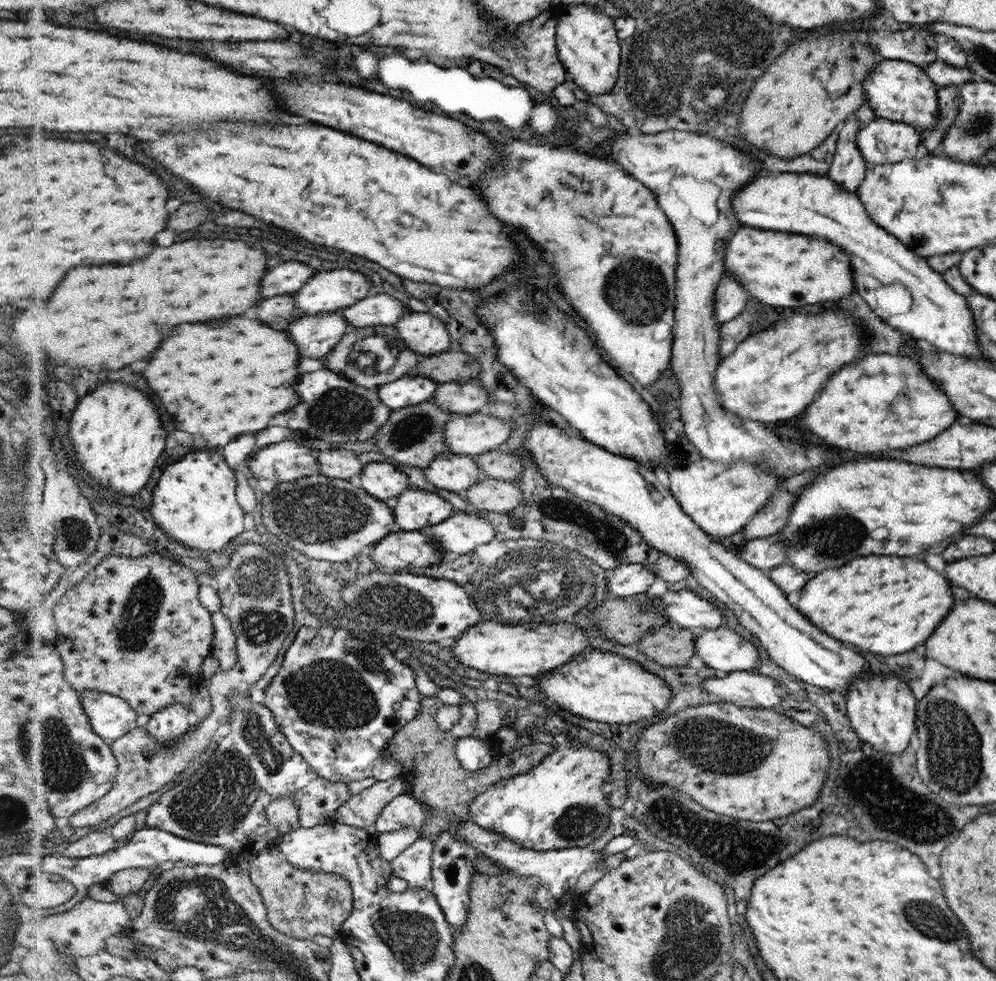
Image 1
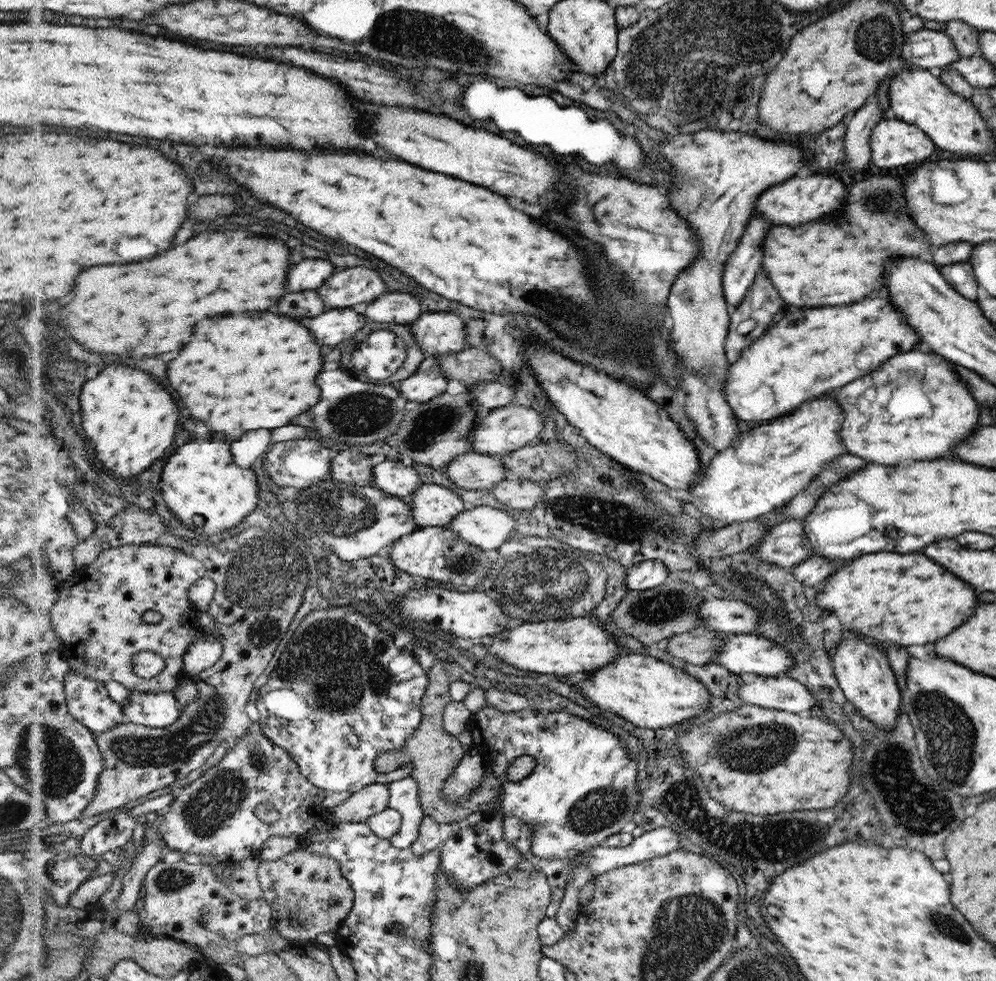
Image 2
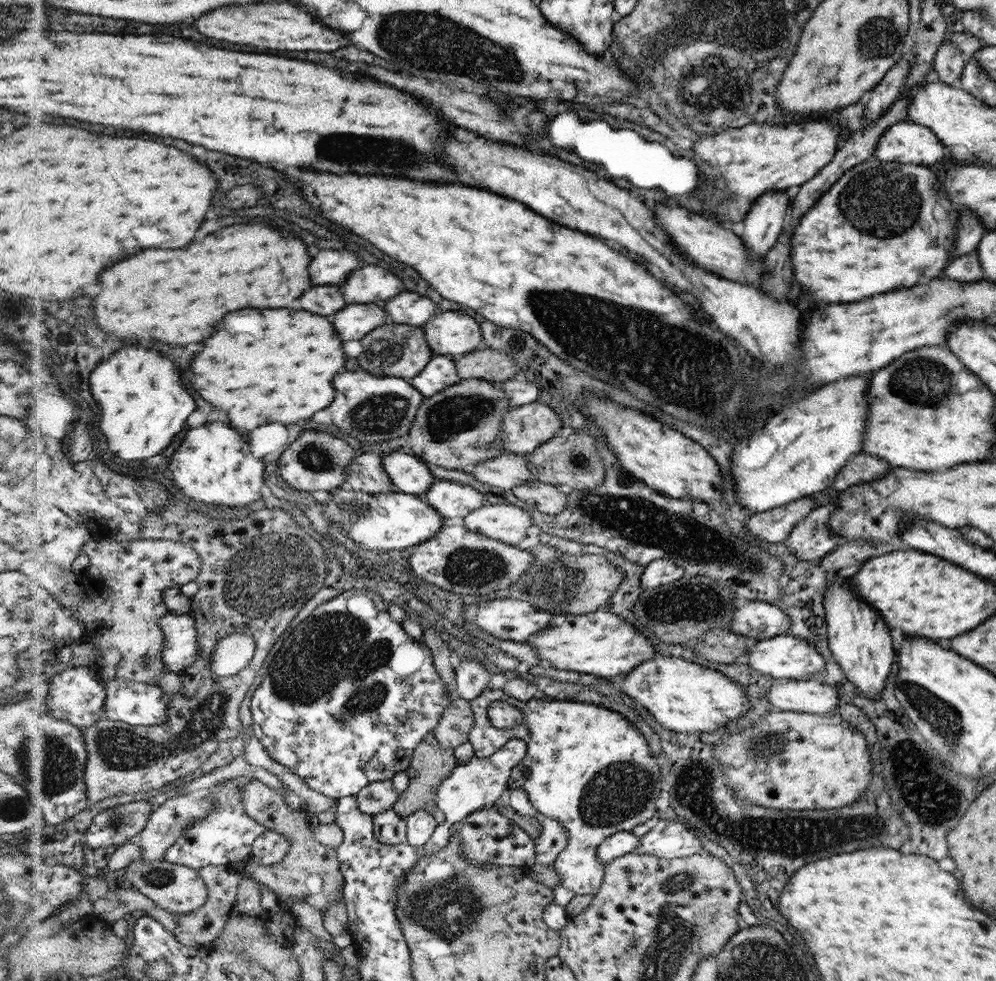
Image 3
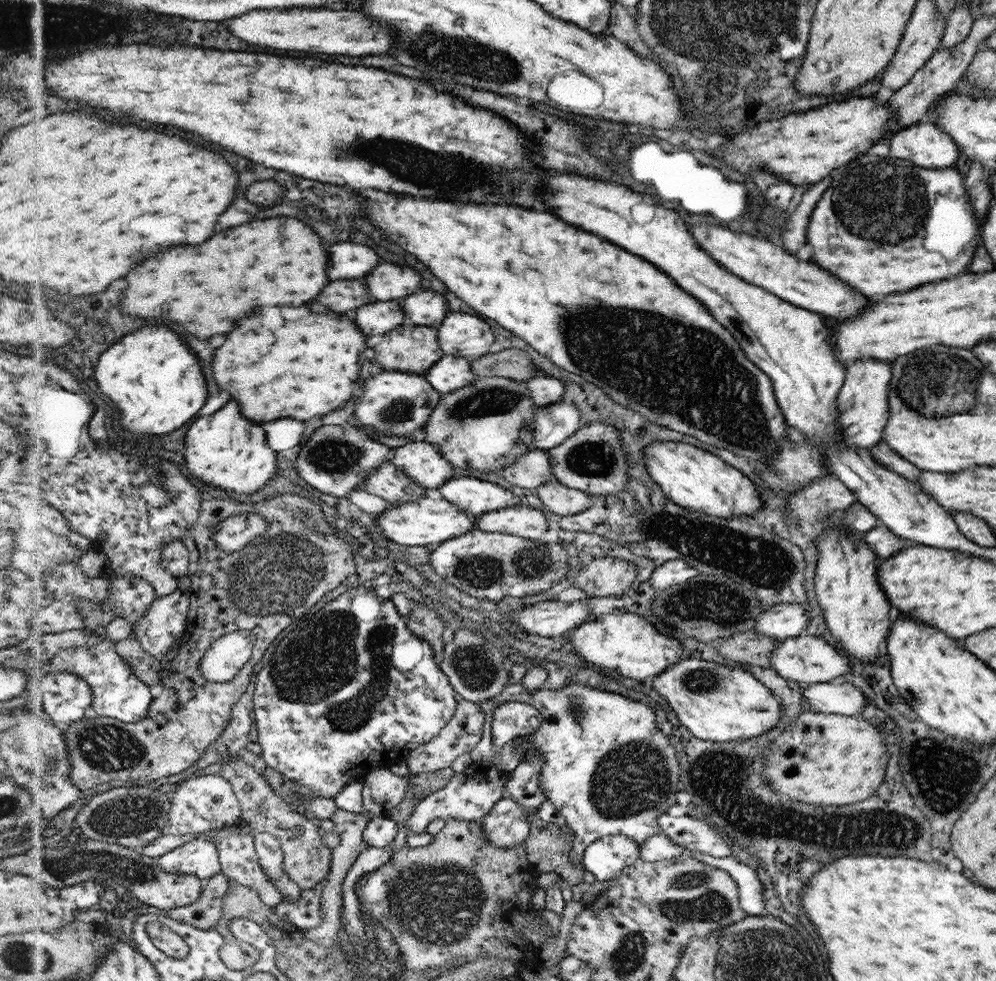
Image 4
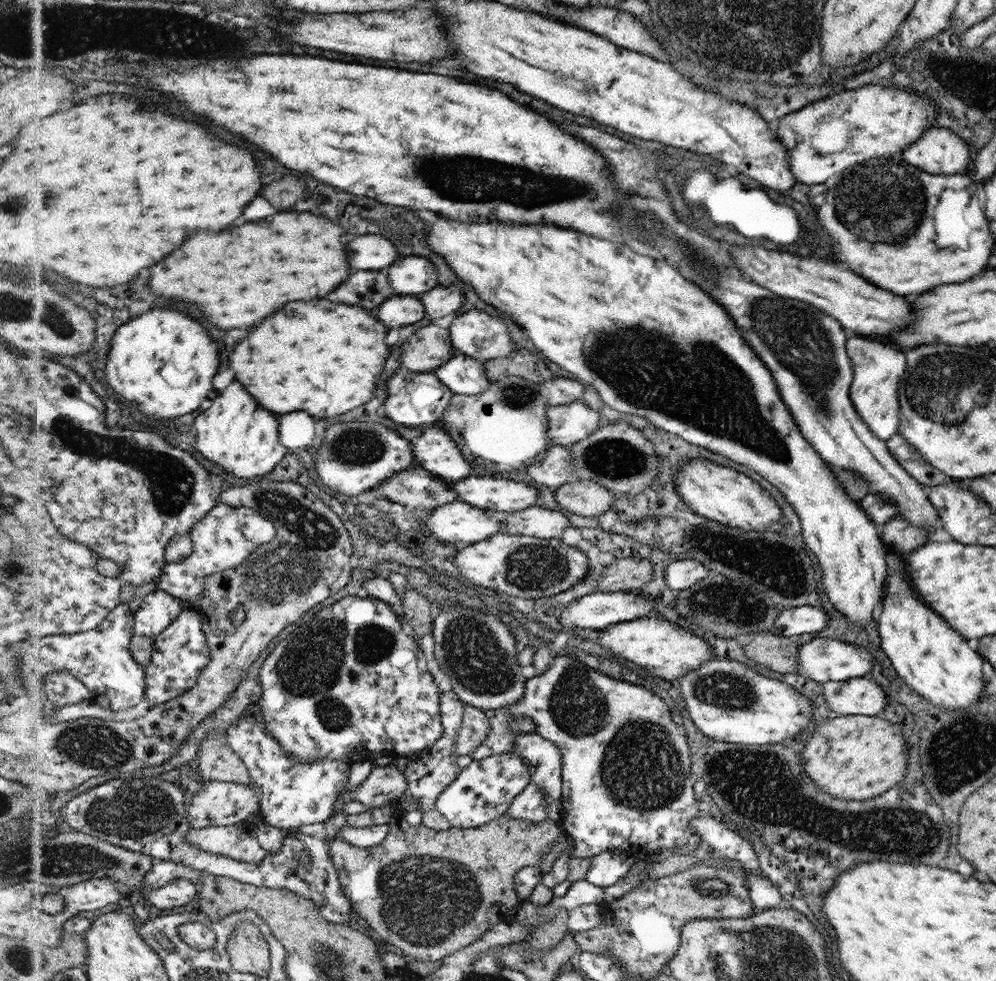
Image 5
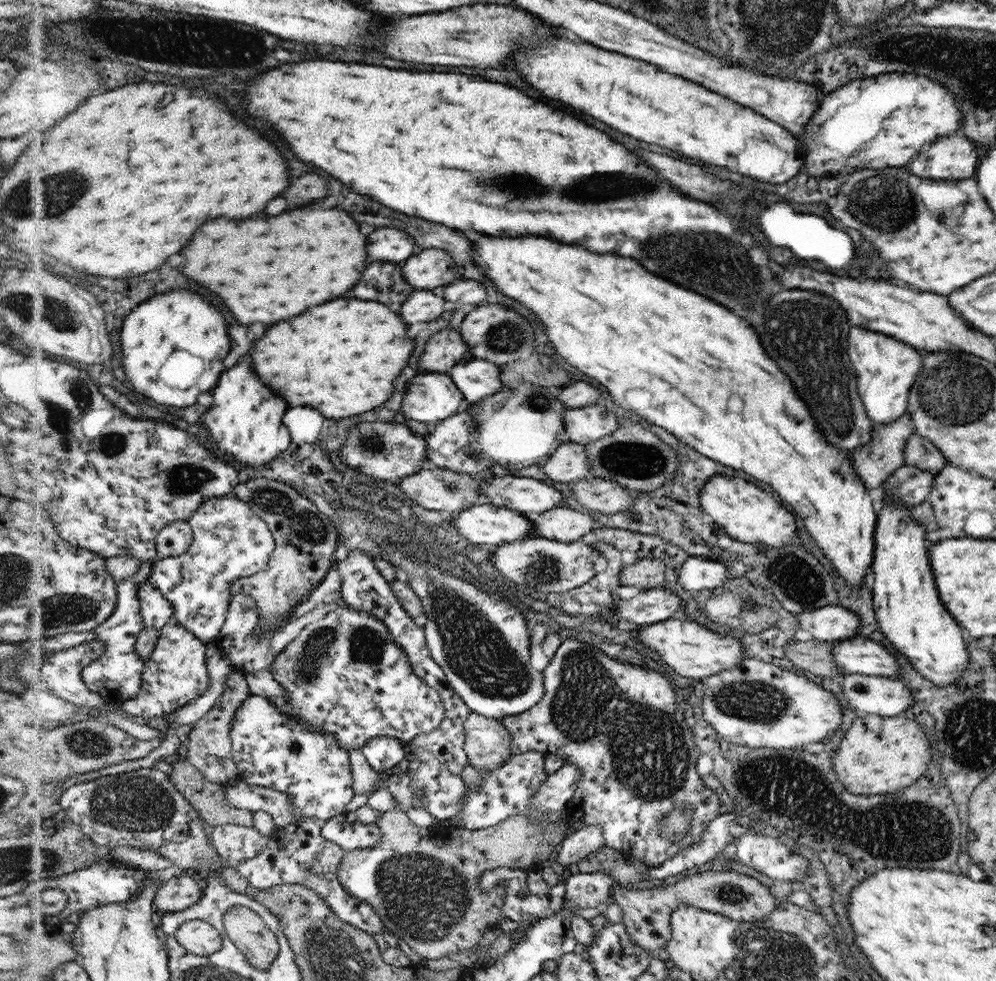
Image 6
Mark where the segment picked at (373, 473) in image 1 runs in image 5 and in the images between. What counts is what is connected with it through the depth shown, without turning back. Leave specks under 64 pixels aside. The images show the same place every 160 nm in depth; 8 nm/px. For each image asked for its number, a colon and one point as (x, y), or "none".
2: (397, 478)
3: (409, 474)
4: (422, 462)
5: (435, 451)

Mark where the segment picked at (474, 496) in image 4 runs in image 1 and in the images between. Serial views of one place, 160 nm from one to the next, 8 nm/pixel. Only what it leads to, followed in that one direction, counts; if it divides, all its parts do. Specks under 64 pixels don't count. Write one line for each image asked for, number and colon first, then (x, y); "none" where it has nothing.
1: (415, 509)
2: (434, 505)
3: (453, 501)

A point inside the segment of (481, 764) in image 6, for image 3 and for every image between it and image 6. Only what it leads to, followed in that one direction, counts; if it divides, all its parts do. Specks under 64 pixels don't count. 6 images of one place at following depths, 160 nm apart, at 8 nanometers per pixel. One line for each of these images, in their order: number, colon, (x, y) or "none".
3: (455, 727)
4: (464, 731)
5: (475, 727)

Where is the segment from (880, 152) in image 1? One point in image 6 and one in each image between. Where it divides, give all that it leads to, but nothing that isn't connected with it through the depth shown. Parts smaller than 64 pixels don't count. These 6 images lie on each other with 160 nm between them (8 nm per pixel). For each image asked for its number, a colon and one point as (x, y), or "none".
2: (894, 143)
3: (909, 143)
4: (925, 144)
5: (939, 151)
6: (951, 158)

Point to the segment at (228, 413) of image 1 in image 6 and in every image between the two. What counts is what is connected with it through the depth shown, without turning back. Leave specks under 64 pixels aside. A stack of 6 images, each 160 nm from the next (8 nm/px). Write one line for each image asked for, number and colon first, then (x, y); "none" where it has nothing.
2: (254, 371)
3: (262, 366)
4: (314, 353)
5: (325, 359)
6: (342, 359)

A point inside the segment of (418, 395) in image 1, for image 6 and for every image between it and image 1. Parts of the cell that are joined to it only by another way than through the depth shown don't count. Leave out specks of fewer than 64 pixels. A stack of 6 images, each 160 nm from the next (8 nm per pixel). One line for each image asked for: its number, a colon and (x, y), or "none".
2: (428, 381)
3: (441, 372)
4: (452, 372)
5: (463, 375)
6: (477, 378)

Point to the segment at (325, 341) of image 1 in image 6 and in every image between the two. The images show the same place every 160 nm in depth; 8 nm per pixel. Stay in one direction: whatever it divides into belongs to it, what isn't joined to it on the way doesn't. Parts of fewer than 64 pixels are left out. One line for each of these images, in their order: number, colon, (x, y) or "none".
2: (335, 325)
3: (354, 321)
4: (378, 317)
5: (399, 310)
6: (424, 306)

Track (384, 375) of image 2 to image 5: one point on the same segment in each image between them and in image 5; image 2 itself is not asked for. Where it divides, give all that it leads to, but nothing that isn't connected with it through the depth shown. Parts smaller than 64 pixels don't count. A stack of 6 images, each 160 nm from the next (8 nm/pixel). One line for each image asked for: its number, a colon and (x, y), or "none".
3: (402, 351)
4: (414, 349)
5: (430, 347)

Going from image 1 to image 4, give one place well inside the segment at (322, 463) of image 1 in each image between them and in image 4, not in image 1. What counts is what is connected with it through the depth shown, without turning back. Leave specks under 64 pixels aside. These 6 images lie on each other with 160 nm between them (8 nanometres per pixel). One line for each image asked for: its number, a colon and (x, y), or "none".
2: (350, 467)
3: (366, 474)
4: (387, 482)

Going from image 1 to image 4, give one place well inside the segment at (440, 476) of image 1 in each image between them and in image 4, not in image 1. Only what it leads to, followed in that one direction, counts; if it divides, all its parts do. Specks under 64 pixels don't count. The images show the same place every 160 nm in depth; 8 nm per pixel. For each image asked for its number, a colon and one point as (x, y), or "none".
2: (472, 471)
3: (510, 470)
4: (531, 470)

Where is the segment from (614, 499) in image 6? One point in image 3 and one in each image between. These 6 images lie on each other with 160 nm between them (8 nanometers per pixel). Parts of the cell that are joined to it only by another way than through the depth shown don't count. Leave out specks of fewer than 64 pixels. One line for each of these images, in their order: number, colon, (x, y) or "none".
3: (547, 498)
4: (562, 501)
5: (585, 498)

